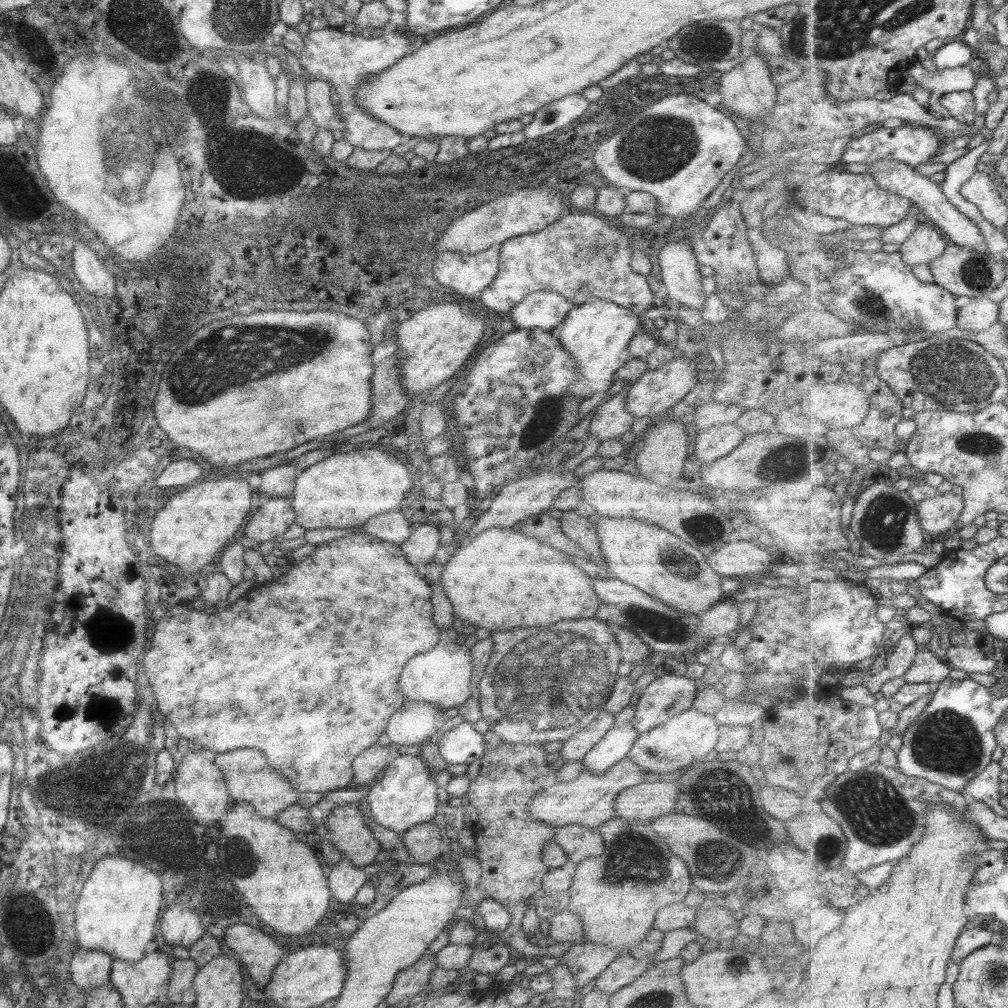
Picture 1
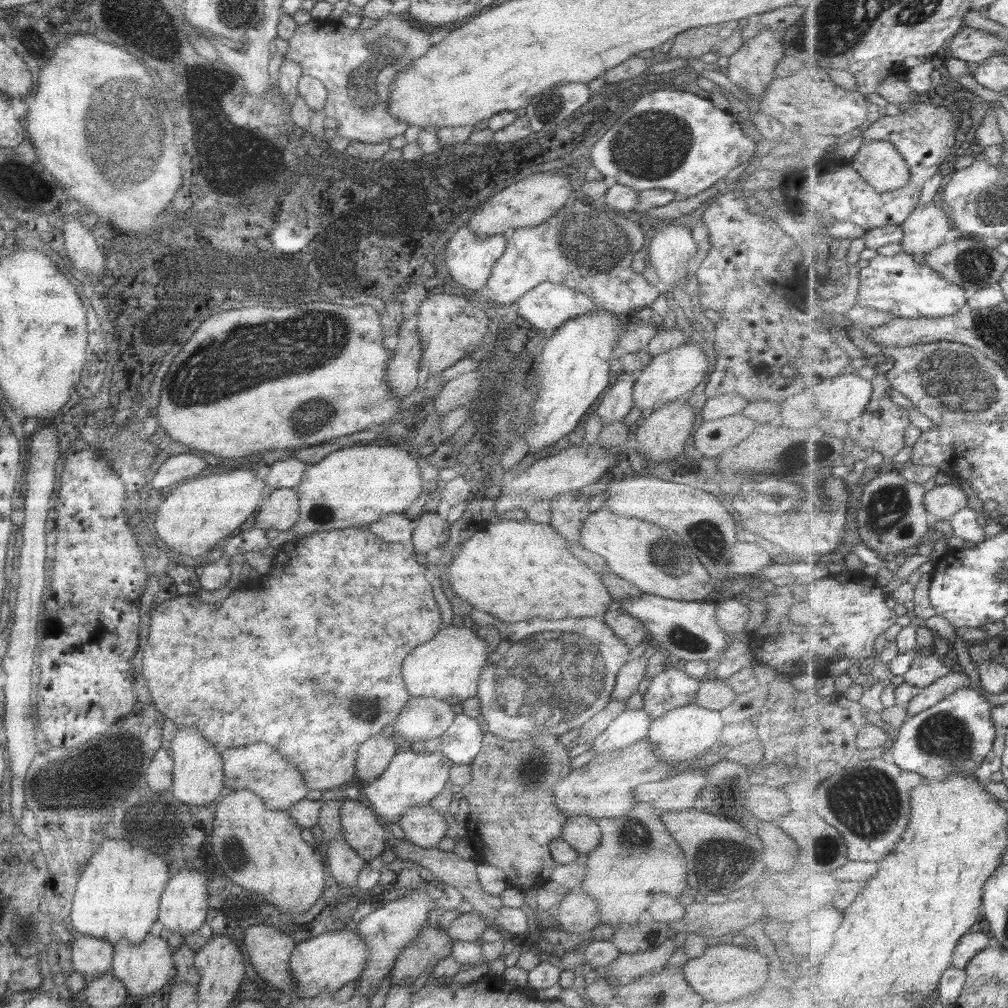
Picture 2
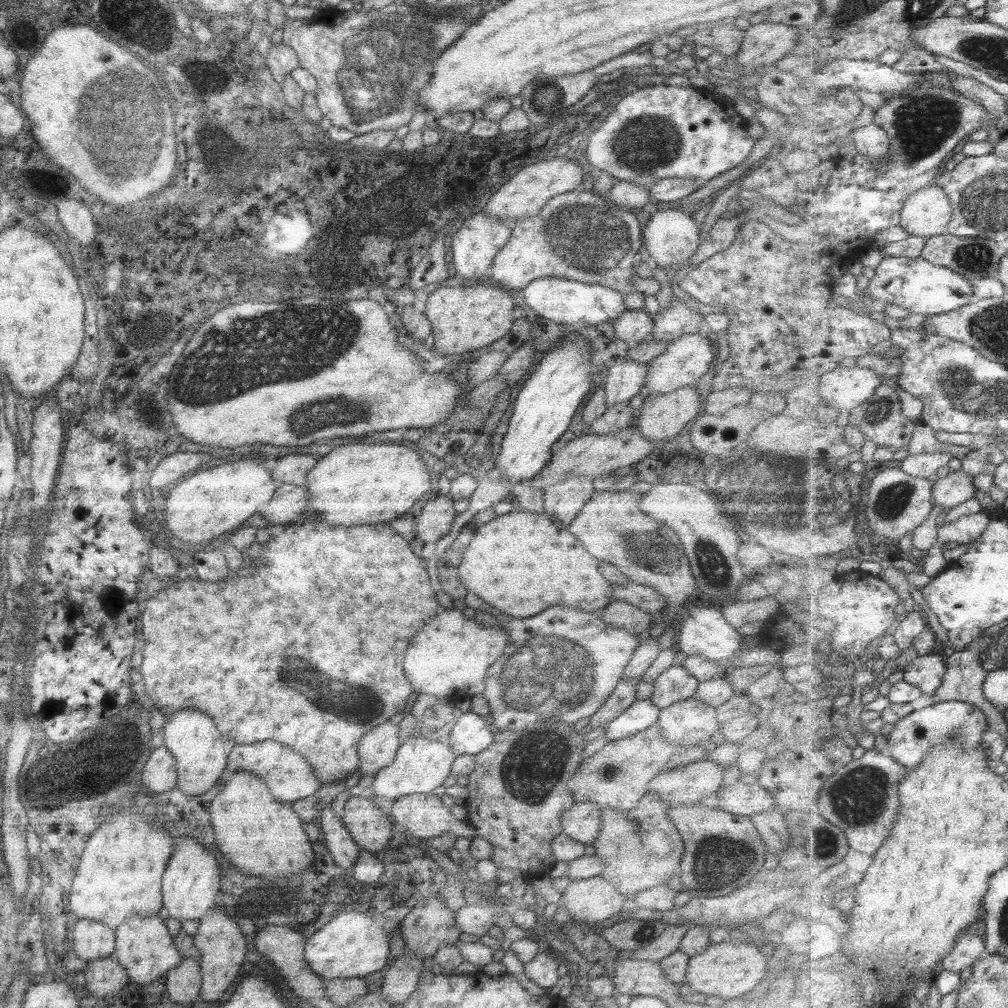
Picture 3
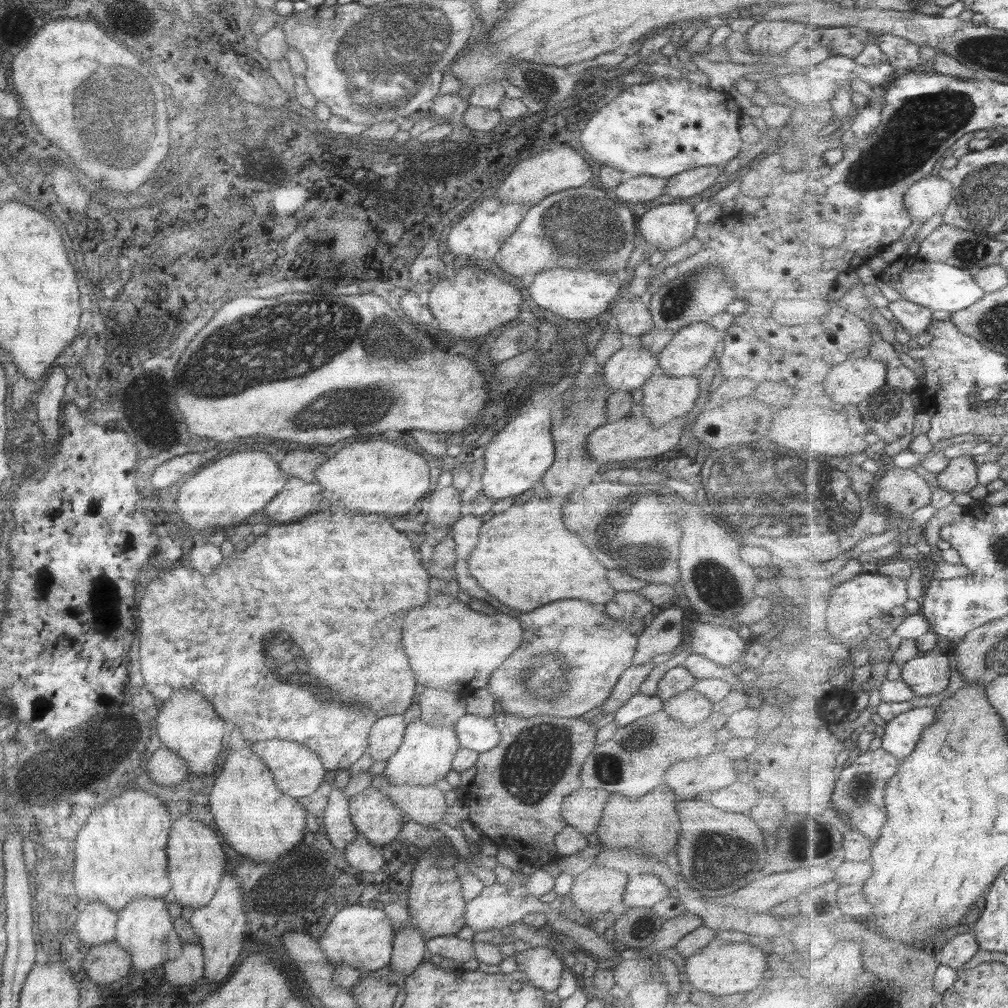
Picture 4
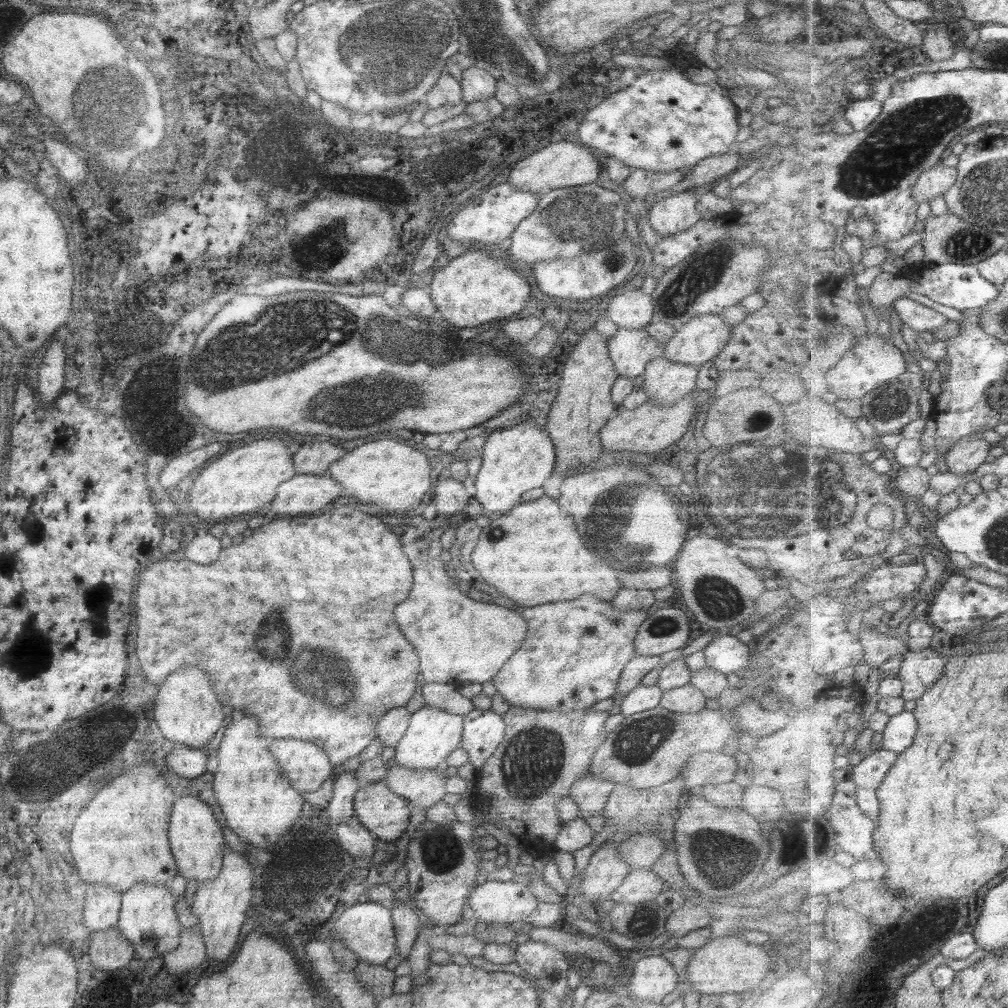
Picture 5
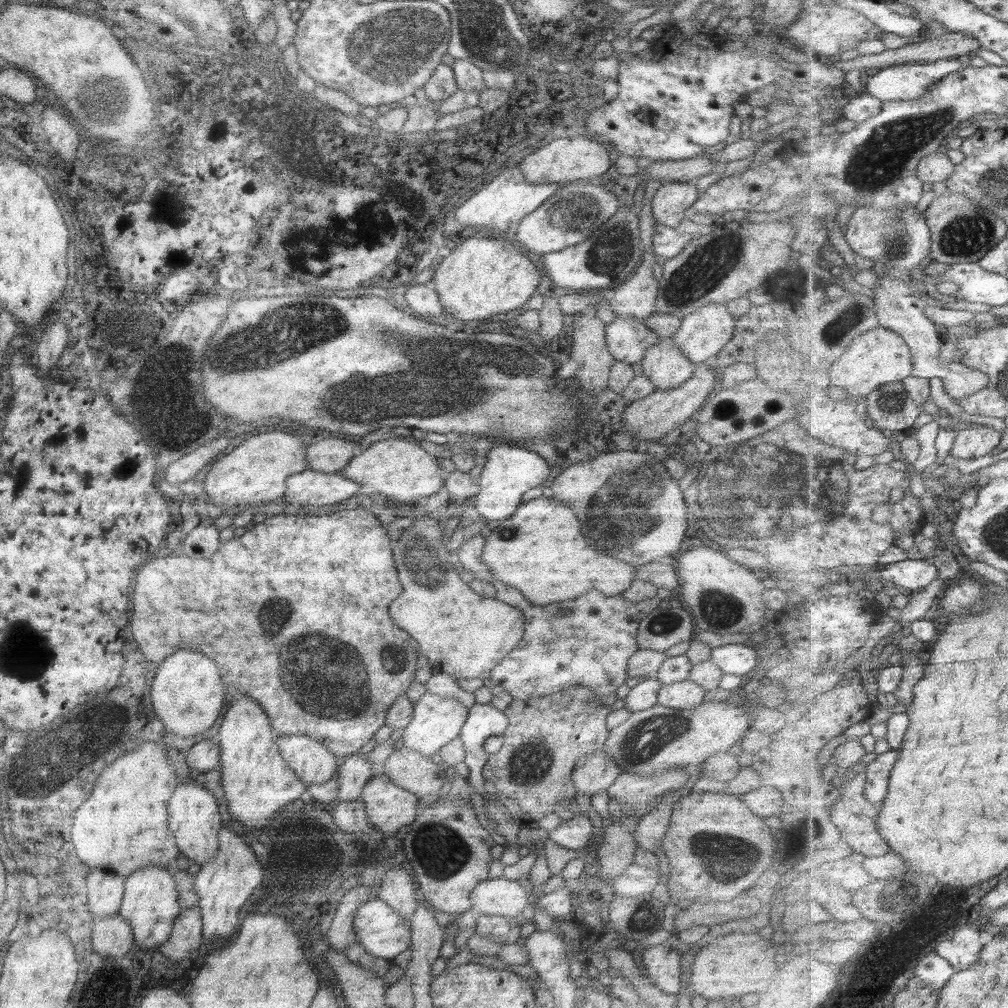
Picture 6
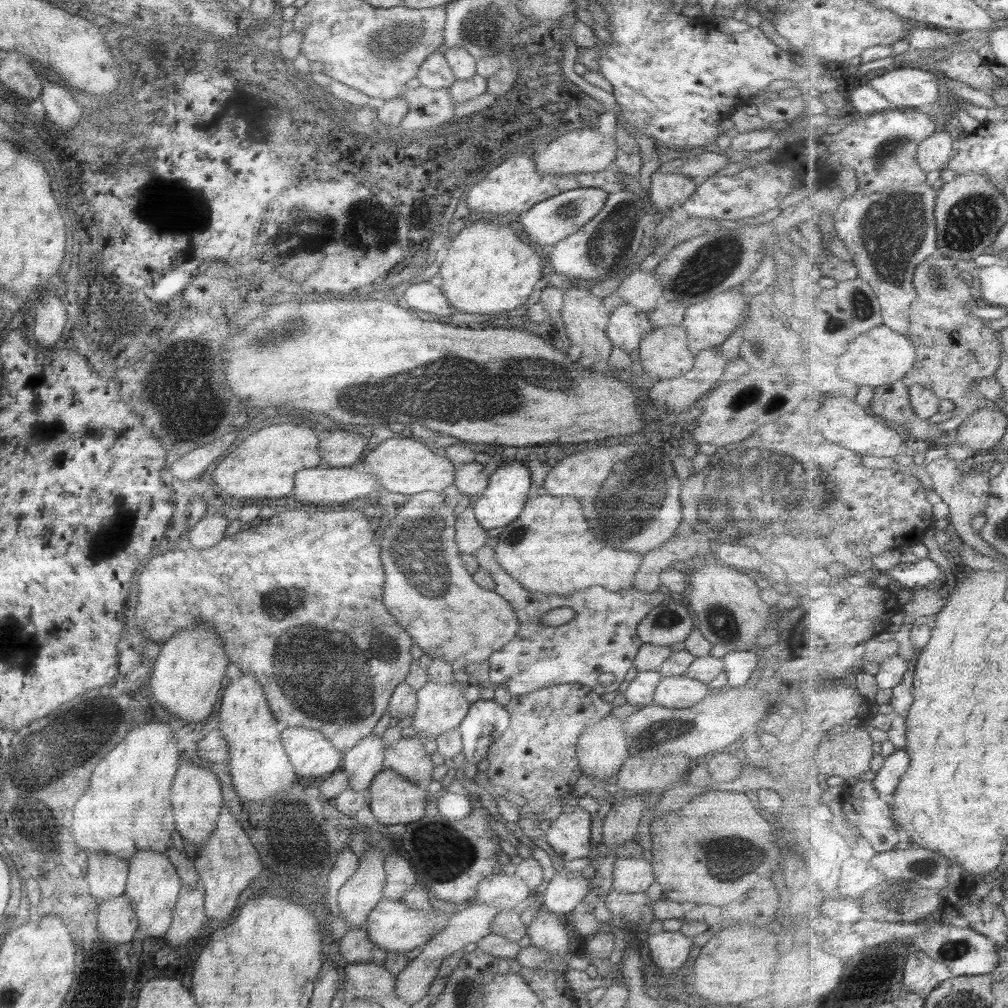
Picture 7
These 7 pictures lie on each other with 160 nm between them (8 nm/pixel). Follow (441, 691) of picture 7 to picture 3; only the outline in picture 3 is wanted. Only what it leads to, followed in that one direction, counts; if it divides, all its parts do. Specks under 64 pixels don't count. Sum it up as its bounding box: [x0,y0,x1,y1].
[367,734,454,800]

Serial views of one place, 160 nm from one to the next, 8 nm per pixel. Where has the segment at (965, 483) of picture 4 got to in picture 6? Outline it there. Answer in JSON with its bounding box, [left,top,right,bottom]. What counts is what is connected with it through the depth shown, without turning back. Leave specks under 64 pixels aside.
[951,423,1002,461]

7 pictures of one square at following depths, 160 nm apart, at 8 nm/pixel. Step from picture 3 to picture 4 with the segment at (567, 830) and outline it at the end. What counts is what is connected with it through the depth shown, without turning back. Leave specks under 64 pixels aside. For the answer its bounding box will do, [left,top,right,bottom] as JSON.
[560,788,609,835]

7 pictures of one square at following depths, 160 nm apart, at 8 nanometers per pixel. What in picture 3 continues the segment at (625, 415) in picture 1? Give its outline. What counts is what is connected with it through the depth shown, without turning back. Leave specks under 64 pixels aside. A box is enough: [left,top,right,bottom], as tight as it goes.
[602,358,646,407]

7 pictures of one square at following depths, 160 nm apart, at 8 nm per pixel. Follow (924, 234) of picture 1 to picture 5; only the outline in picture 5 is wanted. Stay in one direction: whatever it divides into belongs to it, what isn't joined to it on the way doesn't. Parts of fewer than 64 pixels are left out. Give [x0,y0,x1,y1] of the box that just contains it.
[913,162,958,204]

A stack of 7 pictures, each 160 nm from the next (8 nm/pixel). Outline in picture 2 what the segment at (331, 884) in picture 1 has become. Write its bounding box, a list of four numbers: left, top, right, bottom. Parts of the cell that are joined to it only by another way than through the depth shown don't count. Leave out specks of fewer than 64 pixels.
[324,834,367,886]

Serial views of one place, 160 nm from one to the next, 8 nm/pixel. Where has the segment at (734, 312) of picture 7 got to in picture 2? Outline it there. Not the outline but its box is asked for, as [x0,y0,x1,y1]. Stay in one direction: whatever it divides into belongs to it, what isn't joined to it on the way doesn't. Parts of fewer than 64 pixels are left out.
[631,342,709,411]

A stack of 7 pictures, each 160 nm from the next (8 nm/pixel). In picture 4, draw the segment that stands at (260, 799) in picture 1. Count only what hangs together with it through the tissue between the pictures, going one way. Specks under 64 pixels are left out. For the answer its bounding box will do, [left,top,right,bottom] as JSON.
[251,740,330,799]

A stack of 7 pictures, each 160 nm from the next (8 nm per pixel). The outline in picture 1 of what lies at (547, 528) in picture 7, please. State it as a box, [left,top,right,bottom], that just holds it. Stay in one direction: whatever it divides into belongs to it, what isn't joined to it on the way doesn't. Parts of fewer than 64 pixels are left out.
[437,527,599,633]

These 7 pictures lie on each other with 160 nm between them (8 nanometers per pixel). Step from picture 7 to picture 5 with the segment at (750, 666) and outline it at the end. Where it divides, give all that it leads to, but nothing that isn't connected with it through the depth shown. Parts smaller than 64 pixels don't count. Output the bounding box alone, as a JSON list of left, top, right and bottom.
[701,631,751,675]

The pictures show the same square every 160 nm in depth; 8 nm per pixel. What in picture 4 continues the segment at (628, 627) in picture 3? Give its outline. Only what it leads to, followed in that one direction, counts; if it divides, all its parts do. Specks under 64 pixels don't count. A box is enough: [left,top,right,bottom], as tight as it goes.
[604,591,652,622]

